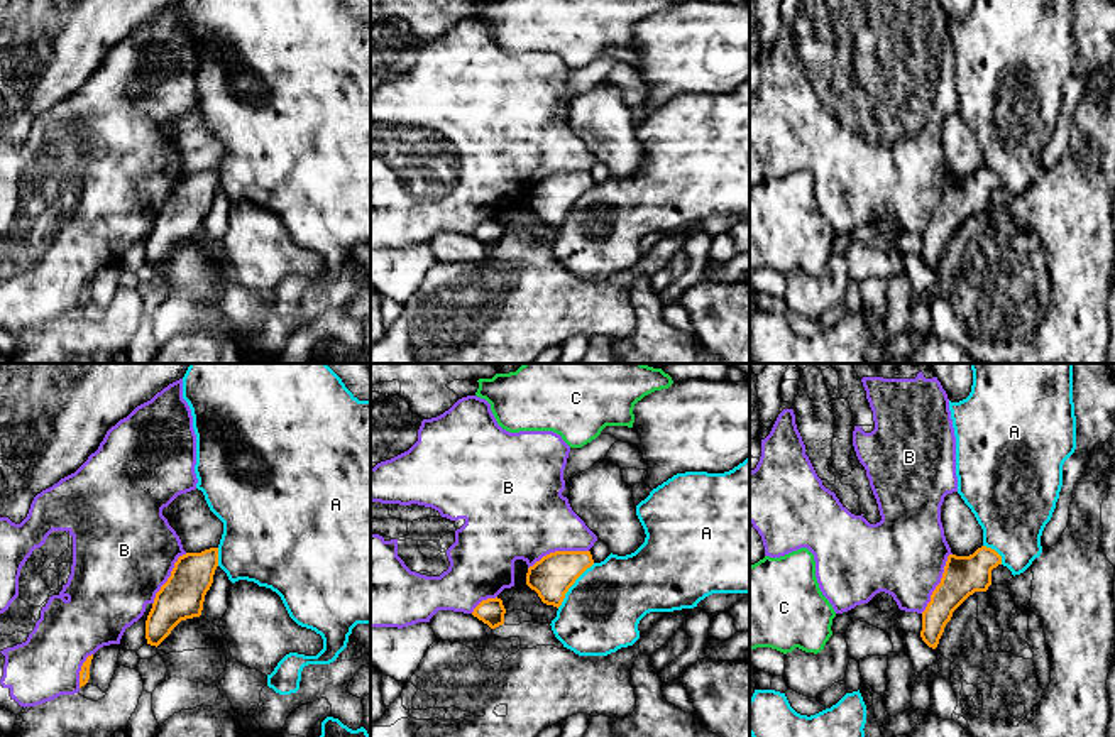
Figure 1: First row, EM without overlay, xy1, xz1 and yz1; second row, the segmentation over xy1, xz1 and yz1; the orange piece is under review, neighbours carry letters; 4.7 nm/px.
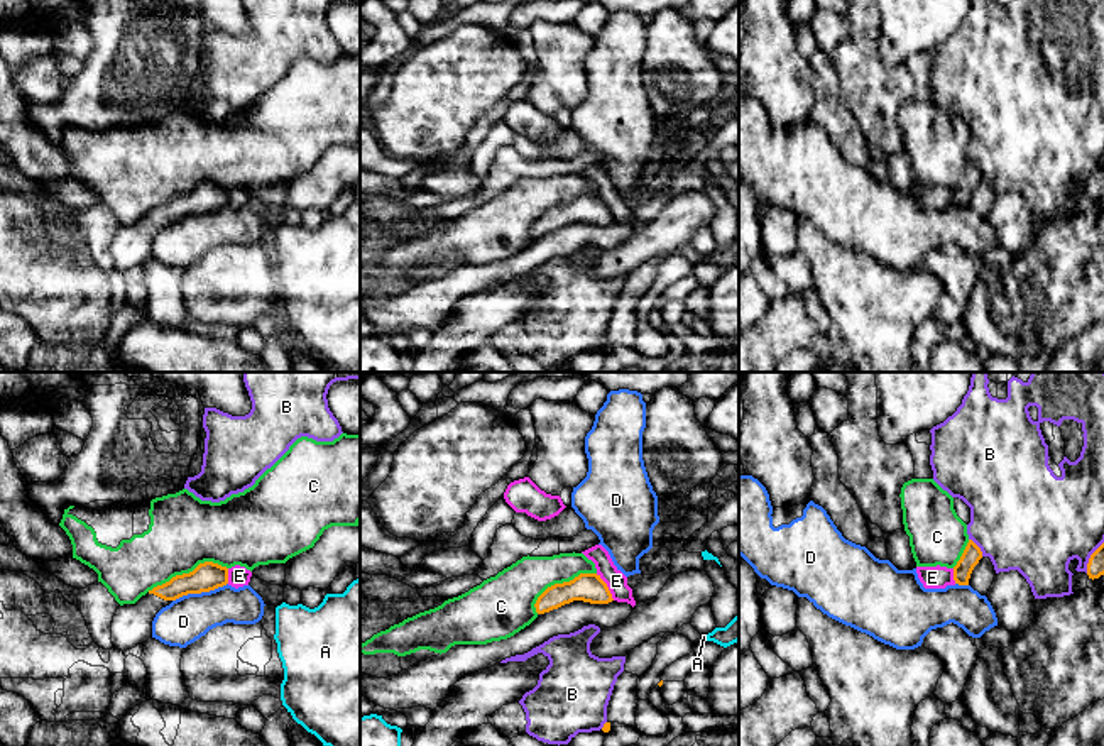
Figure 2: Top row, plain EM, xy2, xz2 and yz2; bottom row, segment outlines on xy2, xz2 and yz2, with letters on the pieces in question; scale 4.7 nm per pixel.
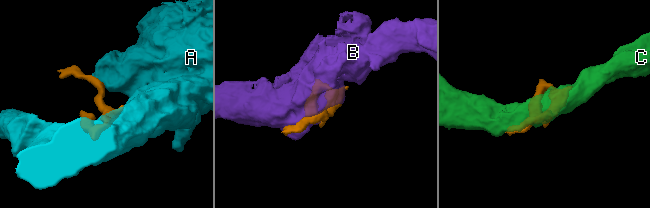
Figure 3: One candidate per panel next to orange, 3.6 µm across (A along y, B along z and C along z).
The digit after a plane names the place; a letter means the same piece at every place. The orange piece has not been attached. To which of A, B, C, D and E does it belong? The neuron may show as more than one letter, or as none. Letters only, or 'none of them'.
none of them

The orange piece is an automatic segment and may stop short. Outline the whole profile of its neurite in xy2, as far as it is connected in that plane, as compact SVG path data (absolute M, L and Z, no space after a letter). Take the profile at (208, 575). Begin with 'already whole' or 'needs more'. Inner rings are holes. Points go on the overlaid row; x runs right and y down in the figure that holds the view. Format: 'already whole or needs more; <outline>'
needs more; M213 562L199 563L193 572L176 575L169 582L154 587L135 604L118 606L112 621L112 643L127 651L152 638L156 614L172 601L210 592L228 584L228 568Z

